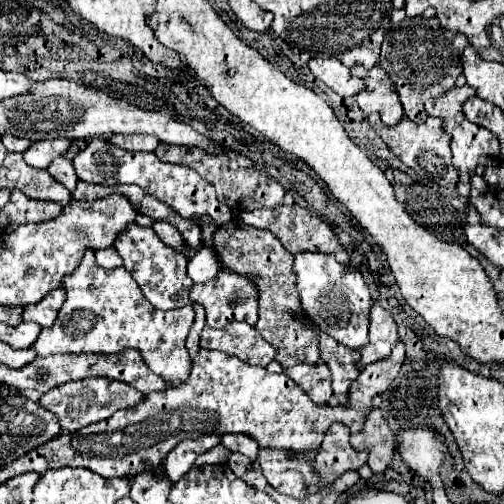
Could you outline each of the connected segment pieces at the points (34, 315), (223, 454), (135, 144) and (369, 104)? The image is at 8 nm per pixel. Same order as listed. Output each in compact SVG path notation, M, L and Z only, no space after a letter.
M55 288L53 292L49 292L37 304L33 304L29 308L23 308L21 318L25 322L35 322L35 324L39 324L43 328L53 326L53 322L57 318L57 312L63 306L63 302L65 302L65 290L63 288Z
M217 444L213 450L201 454L201 456L195 460L195 464L199 464L199 468L205 466L205 464L215 464L215 462L219 464L219 462L227 462L229 456L231 456L231 452L227 452L227 448L223 448L223 444Z
M113 134L111 142L125 150L147 150L147 152L155 152L155 148L159 146L157 136L151 136L151 134L131 134L131 138Z
M360 64L352 67L350 71L352 76L365 80L365 86L367 86L365 92L357 94L359 108L365 114L379 112L383 124L387 124L387 126L399 124L403 118L403 106L399 102L397 90L393 88L393 82L389 80L387 72L377 66L365 70Z

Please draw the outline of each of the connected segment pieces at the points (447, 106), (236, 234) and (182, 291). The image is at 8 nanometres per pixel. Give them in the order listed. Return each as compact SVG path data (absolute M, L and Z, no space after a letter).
M455 86L449 92L445 92L439 98L427 100L425 102L425 110L429 116L441 118L443 120L443 128L453 134L453 142L451 142L451 150L453 150L453 164L459 170L459 184L457 184L457 192L465 198L469 198L471 192L471 184L469 184L469 172L477 168L477 164L481 164L481 160L489 160L489 158L497 158L499 156L499 140L493 136L493 132L489 132L483 126L477 126L473 122L469 122L463 114L463 104L469 98L469 94L475 94L473 88L465 86Z
M231 220L229 224L221 224L213 238L215 256L223 266L241 274L253 276L259 288L259 322L257 330L263 338L277 348L277 362L283 366L283 372L295 380L295 384L307 392L307 396L315 404L327 404L333 396L331 390L331 376L327 364L321 360L319 354L319 340L315 334L315 324L301 324L293 320L295 316L303 314L301 300L297 296L297 278L293 276L293 254L281 248L281 242L267 230L259 230L239 220Z
M129 224L129 228L125 228L125 232L121 236L117 236L117 244L113 244L113 248L119 252L119 256L123 258L123 266L125 270L129 270L135 278L135 282L141 286L145 298L161 310L173 310L173 308L181 308L187 304L195 304L189 300L189 290L191 284L189 276L187 276L187 258L169 248L167 244L163 244L157 234L153 232L153 228L141 228L137 224Z

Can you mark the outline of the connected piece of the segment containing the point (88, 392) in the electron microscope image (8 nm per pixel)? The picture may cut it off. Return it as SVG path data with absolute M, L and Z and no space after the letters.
M89 378L89 380L61 384L61 386L53 388L51 392L43 394L43 398L39 402L41 402L41 406L45 406L47 410L51 410L53 414L59 416L61 428L65 432L73 432L73 430L85 428L93 422L107 420L121 408L133 408L139 400L143 400L141 392L137 392L133 386L129 386L125 382L117 382L117 380L109 380L109 378Z

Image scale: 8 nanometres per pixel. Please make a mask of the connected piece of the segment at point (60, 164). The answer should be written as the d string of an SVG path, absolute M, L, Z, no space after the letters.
M59 156L57 160L53 160L53 164L47 168L49 174L61 182L69 192L73 192L73 188L77 186L77 174L75 174L75 168L73 168L73 162L65 156Z

